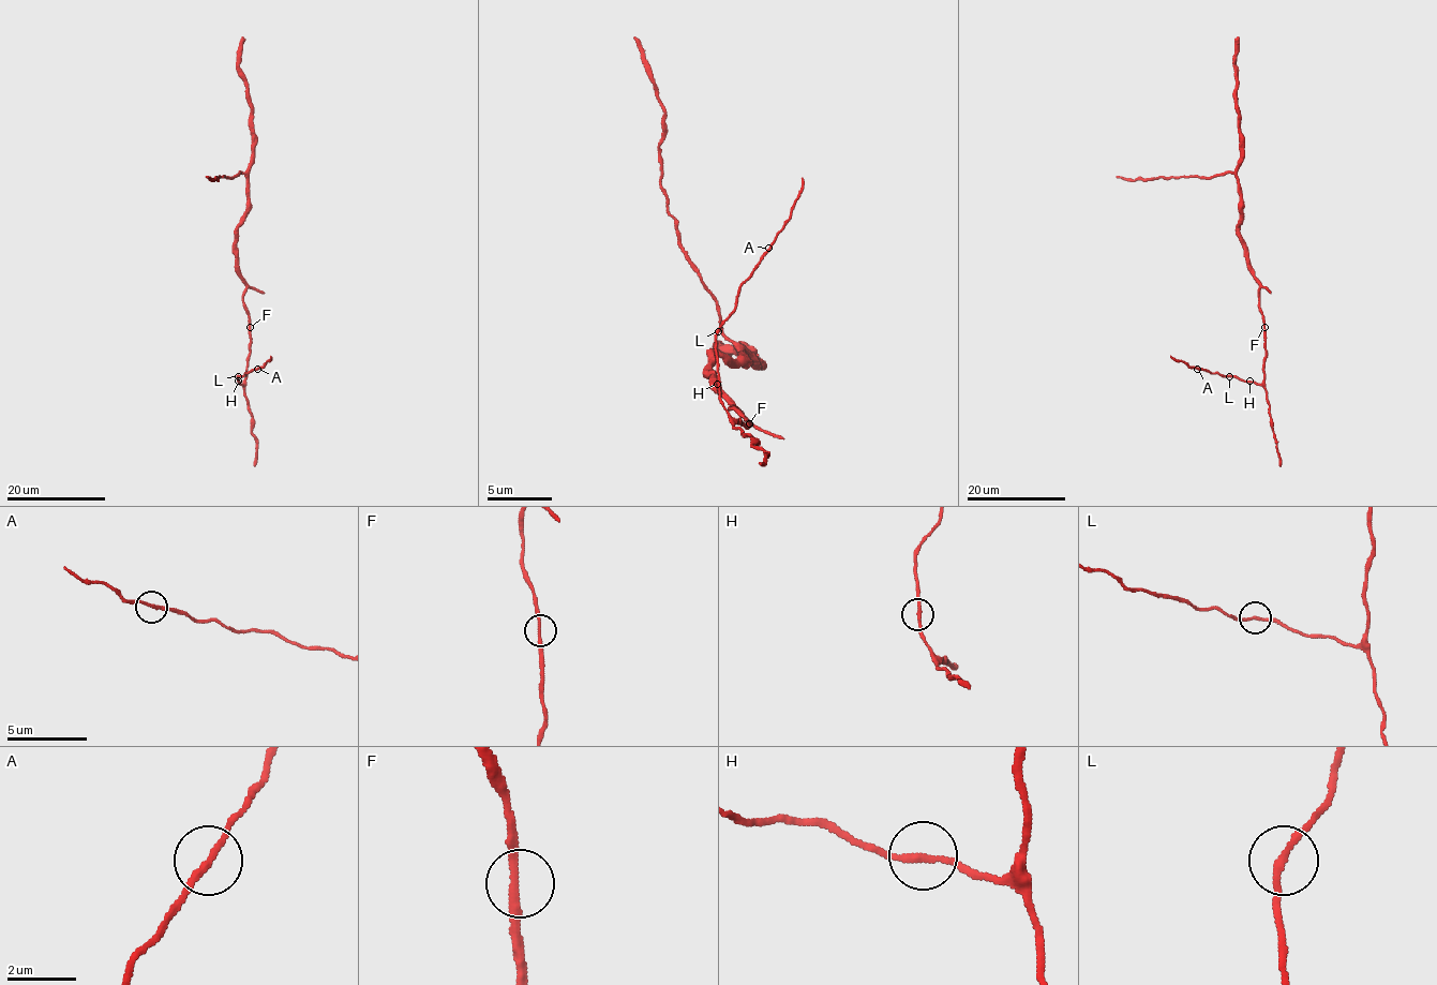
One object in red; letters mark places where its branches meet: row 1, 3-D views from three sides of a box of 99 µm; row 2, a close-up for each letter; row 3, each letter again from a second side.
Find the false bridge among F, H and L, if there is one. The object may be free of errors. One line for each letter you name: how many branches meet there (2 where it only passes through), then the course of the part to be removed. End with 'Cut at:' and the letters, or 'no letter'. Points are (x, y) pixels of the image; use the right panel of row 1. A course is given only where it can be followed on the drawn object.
Cut at: no letter

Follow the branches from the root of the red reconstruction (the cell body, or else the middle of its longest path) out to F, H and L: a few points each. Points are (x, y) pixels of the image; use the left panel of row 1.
F: (237, 263), (237, 272), (245, 283), (243, 306), (250, 327)
H: (237, 263), (237, 272), (245, 283), (243, 306), (250, 324), (245, 381), (238, 381)
L: (237, 263), (237, 272), (245, 283), (243, 306), (250, 324), (249, 359), (243, 384), (238, 381), (238, 376)

